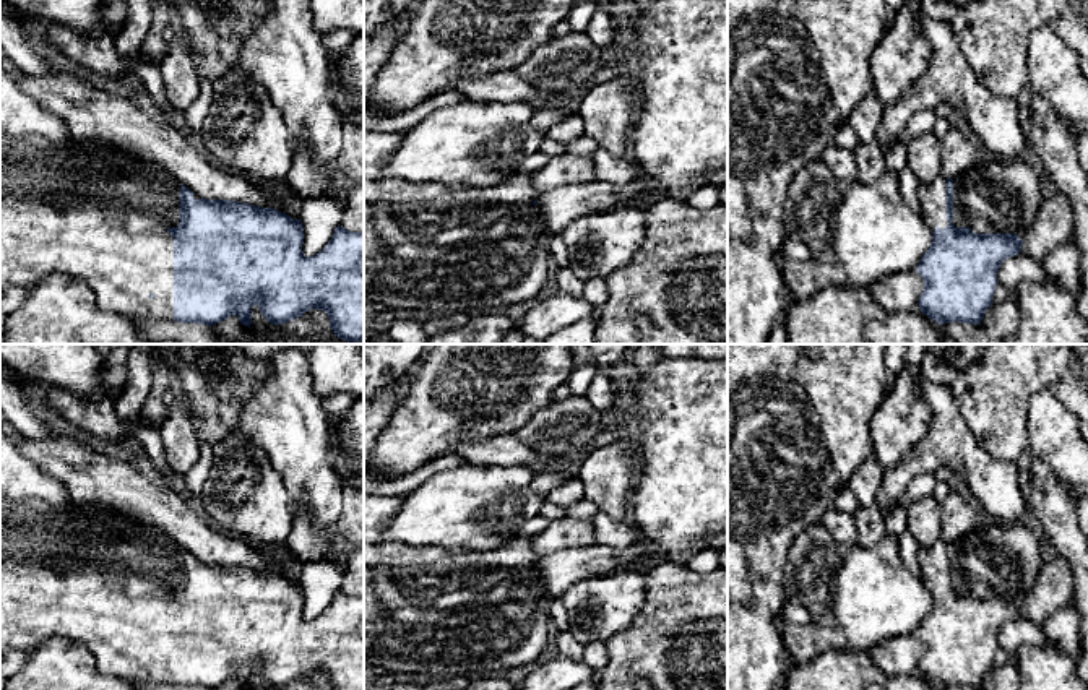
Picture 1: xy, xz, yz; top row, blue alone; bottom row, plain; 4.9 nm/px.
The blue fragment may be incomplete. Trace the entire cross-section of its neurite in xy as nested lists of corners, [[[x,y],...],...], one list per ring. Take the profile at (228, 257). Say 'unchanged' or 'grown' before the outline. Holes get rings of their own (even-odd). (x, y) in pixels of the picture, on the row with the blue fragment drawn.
grown; [[[0,135],[0,279],[24,287],[26,291],[47,278],[67,274],[83,279],[91,287],[97,307],[102,312],[123,315],[136,321],[167,320],[208,326],[237,315],[240,323],[250,328],[253,305],[258,305],[261,315],[273,325],[287,323],[317,308],[328,313],[330,326],[338,338],[348,343],[364,341],[364,232],[351,232],[338,226],[326,247],[313,257],[304,255],[302,244],[304,226],[300,219],[292,219],[274,208],[260,208],[231,200],[200,198],[162,167],[135,159],[122,149],[106,143],[81,140],[71,144],[55,144],[37,136],[16,138],[11,135]]]

